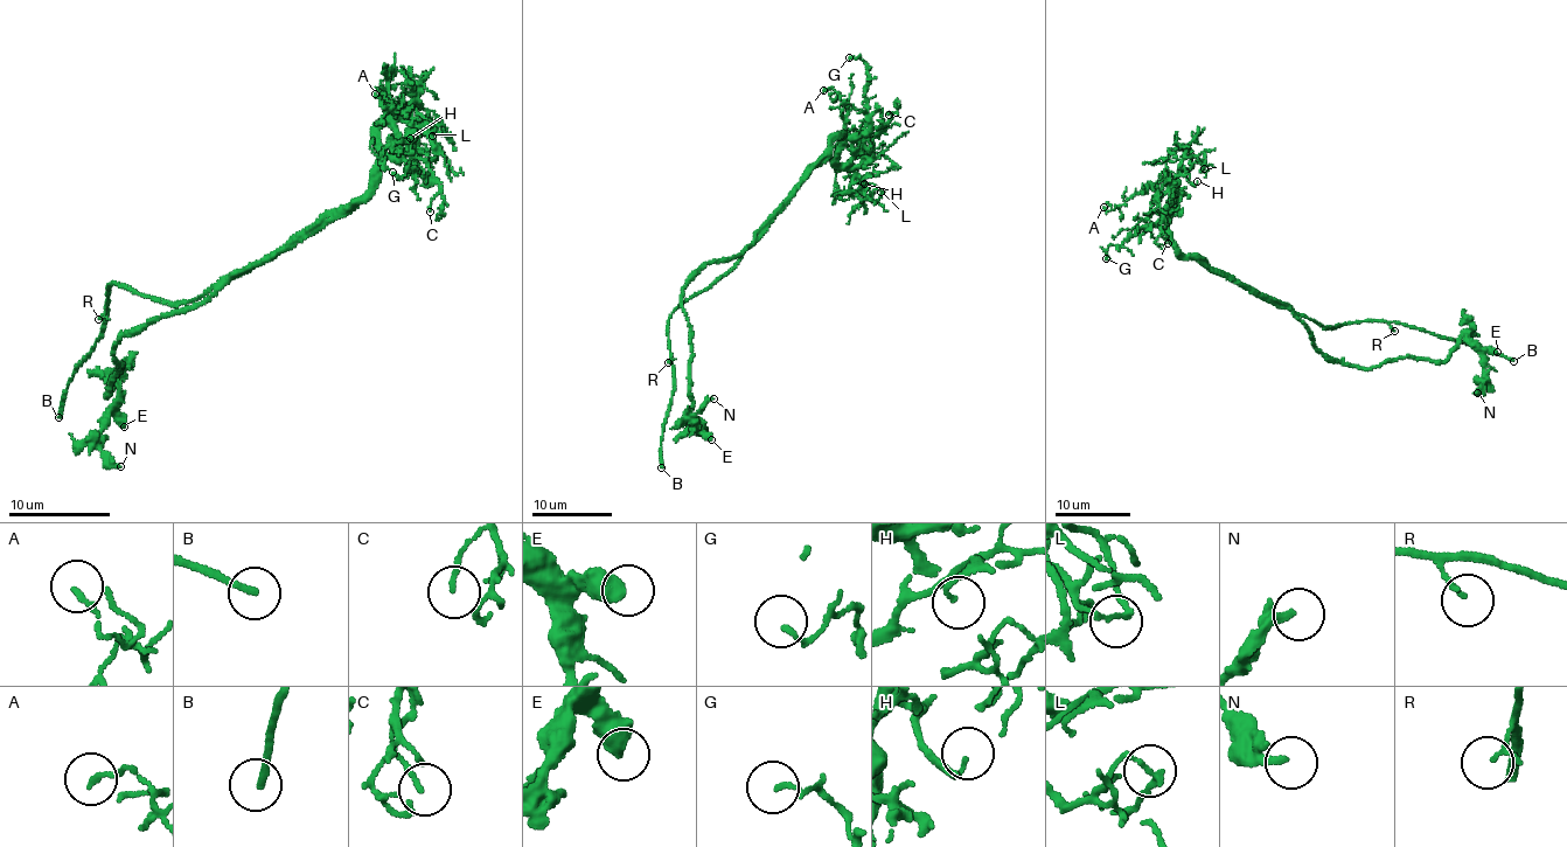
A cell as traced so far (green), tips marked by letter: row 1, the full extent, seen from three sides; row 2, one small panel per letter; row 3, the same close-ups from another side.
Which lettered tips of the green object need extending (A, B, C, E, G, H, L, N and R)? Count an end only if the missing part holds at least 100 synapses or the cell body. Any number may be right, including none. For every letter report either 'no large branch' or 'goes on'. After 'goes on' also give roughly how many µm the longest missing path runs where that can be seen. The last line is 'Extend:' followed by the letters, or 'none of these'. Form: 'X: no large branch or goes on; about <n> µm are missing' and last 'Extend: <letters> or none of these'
A: no large branch
B: goes on; about 35 µm are missing
C: no large branch
E: no large branch
G: no large branch
H: no large branch
L: no large branch
N: no large branch
R: no large branch
Extend: B

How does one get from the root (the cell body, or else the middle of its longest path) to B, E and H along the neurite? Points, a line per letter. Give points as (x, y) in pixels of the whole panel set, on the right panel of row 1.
B: (1288, 310), (1323, 327), (1362, 321), (1399, 323), (1491, 349), (1513, 361)
E: (1288, 310), (1308, 327), (1315, 346), (1351, 366), (1376, 368), (1407, 356), (1443, 361), (1461, 338), (1497, 352)
H: (1288, 310), (1188, 258), (1174, 242), (1169, 212), (1177, 175), (1185, 171), (1190, 182), (1197, 181)

